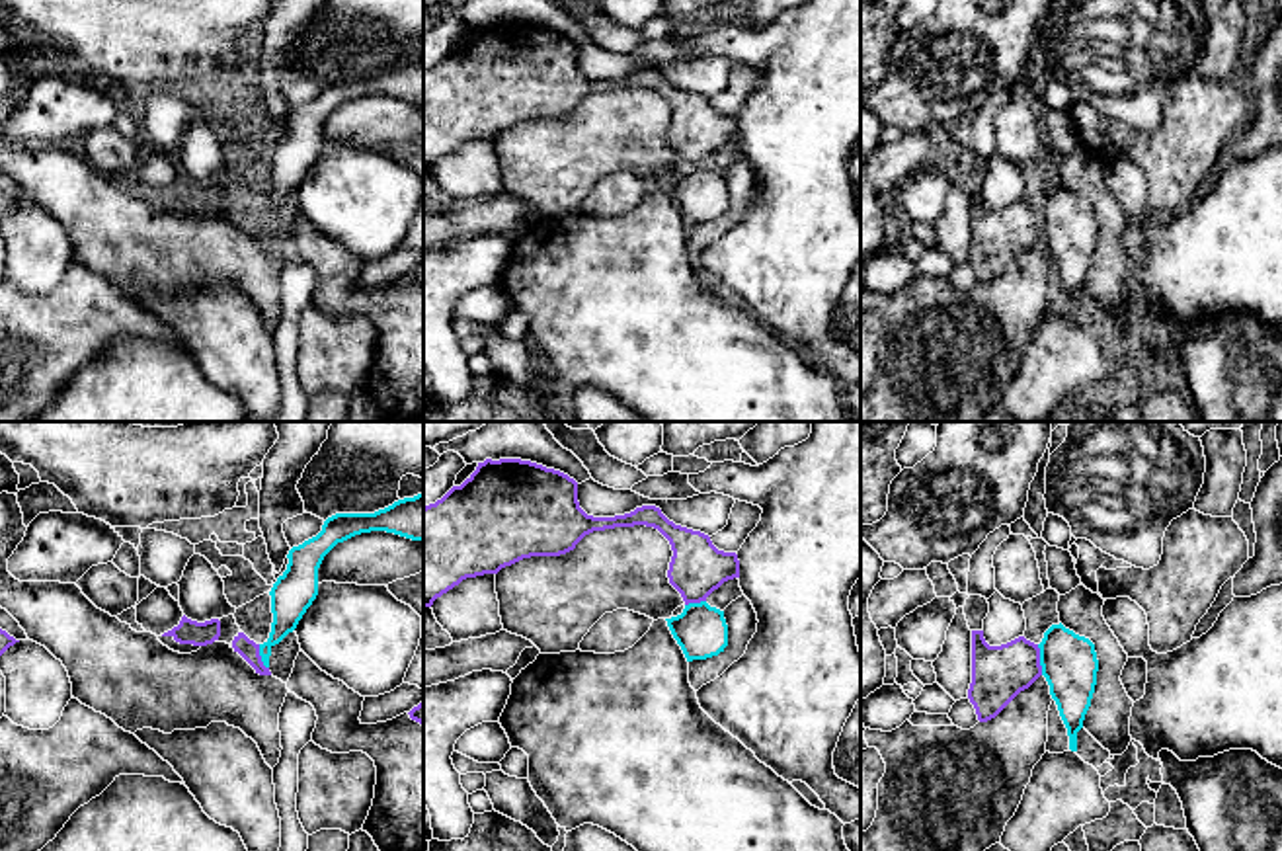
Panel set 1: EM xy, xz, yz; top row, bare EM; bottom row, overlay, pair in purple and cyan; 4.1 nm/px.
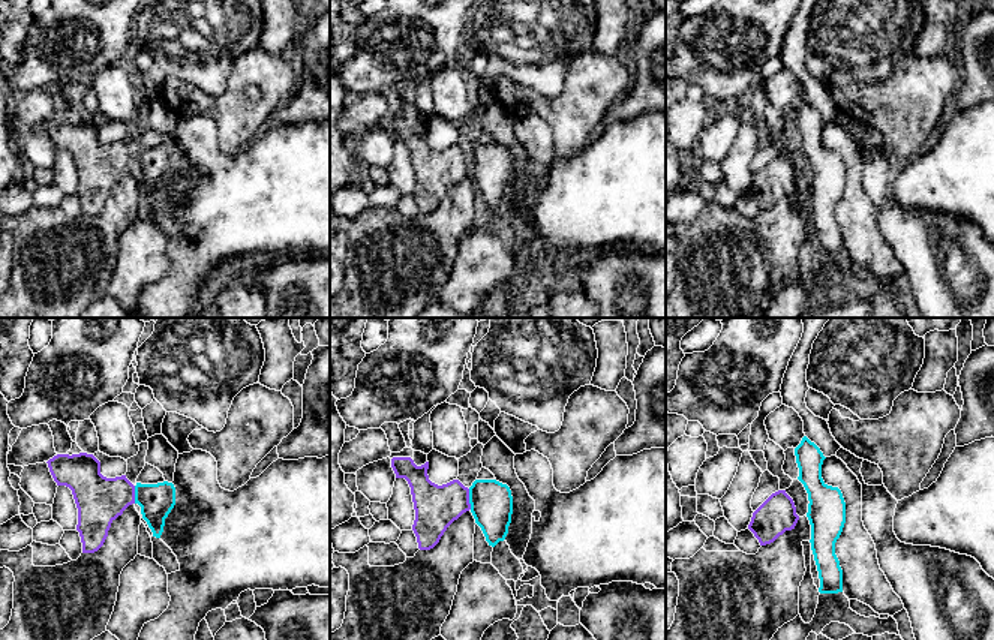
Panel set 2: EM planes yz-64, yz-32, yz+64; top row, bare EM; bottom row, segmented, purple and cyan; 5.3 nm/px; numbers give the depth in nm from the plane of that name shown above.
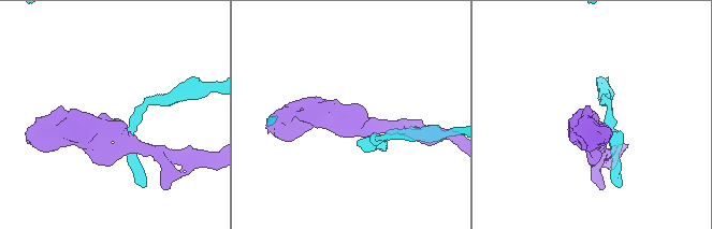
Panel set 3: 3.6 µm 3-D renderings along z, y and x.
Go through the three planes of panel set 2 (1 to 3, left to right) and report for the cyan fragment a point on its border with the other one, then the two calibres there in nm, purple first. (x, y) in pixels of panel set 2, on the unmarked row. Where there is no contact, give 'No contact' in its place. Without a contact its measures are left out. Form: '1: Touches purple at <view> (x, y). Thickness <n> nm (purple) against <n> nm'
1: Touches purple at yz-64 (134, 159). Thickness 260 nm (purple) against 190 nm
2: Touches purple at yz-32 (468, 164). Thickness 240 nm (purple) against 220 nm
3: No contact

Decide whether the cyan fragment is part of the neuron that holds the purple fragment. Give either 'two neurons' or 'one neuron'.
two neurons

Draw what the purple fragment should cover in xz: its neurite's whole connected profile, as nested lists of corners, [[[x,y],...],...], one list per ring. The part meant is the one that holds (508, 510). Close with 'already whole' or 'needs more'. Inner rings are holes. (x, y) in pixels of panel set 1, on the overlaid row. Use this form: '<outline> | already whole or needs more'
[[[486,459],[441,500],[423,507],[423,609],[466,578],[498,574],[531,556],[560,556],[593,531],[646,525],[671,545],[669,584],[685,605],[706,601],[724,582],[740,578],[736,552],[718,550],[710,537],[669,521],[660,507],[642,506],[615,517],[587,515],[578,502],[578,482],[568,474],[521,459]]] | already whole

